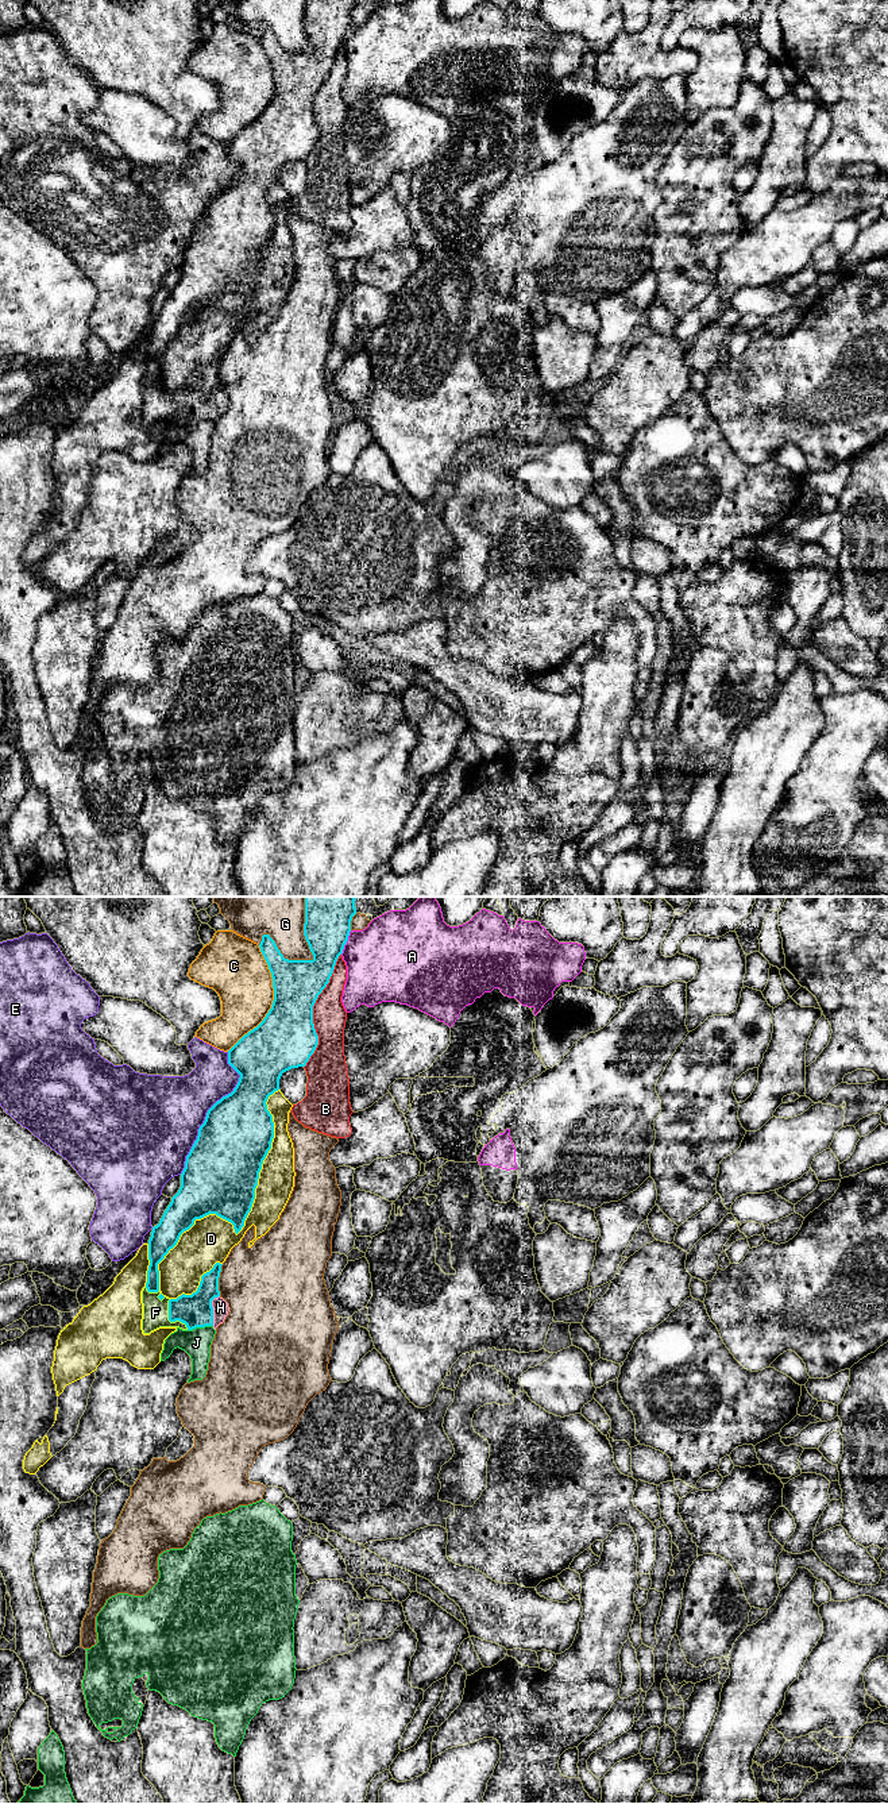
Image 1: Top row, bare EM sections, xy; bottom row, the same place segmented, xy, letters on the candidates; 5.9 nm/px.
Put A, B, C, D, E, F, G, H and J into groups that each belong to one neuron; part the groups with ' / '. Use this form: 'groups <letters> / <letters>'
groups A / B / C / D / E / F H / G / J

